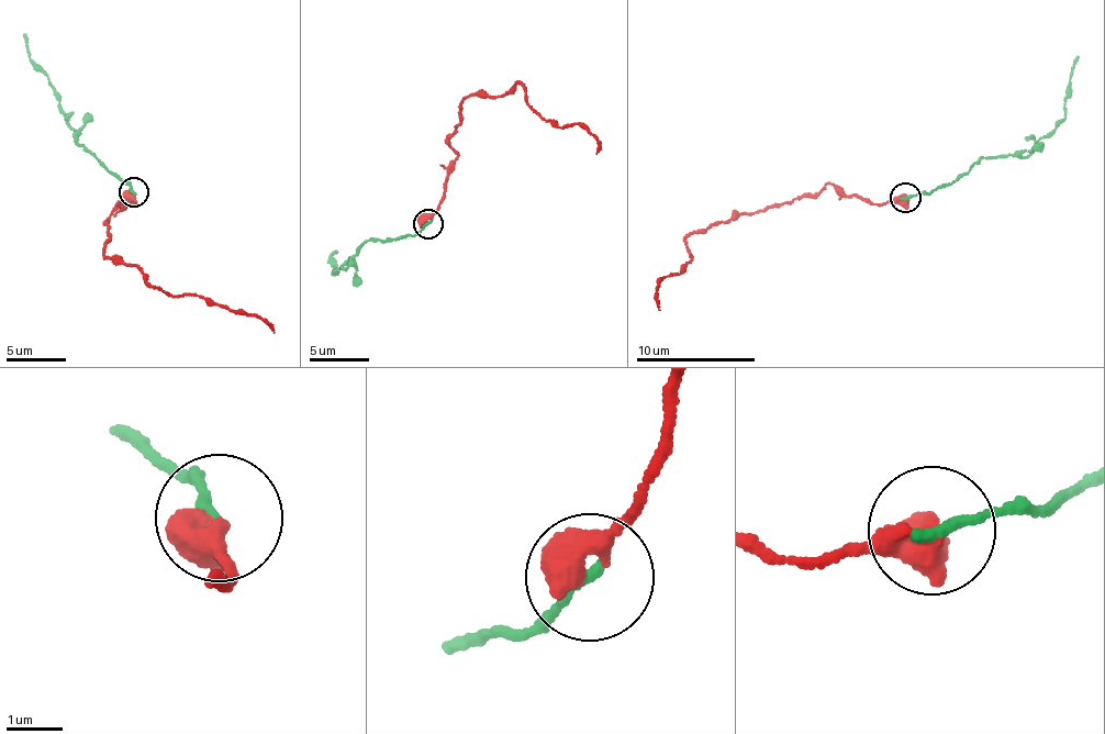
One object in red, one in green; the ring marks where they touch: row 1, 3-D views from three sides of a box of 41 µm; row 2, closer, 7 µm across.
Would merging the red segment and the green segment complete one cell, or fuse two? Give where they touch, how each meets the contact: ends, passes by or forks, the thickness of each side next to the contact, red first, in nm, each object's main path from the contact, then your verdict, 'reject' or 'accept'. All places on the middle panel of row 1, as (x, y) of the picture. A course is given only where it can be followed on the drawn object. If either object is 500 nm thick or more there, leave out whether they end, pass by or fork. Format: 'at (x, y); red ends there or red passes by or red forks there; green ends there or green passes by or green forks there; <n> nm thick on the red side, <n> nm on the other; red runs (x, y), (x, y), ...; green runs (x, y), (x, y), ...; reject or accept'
at (427, 223); 700 nm thick on the red side, 200 nm on the other; red runs (427, 223), (456, 153), (450, 133), (473, 95), (501, 97), (524, 84), (546, 121), (588, 124), (595, 153); green runs (428, 223), (413, 236), (384, 242), (372, 236), (334, 273), (337, 266), (332, 253), (335, 253); accept

